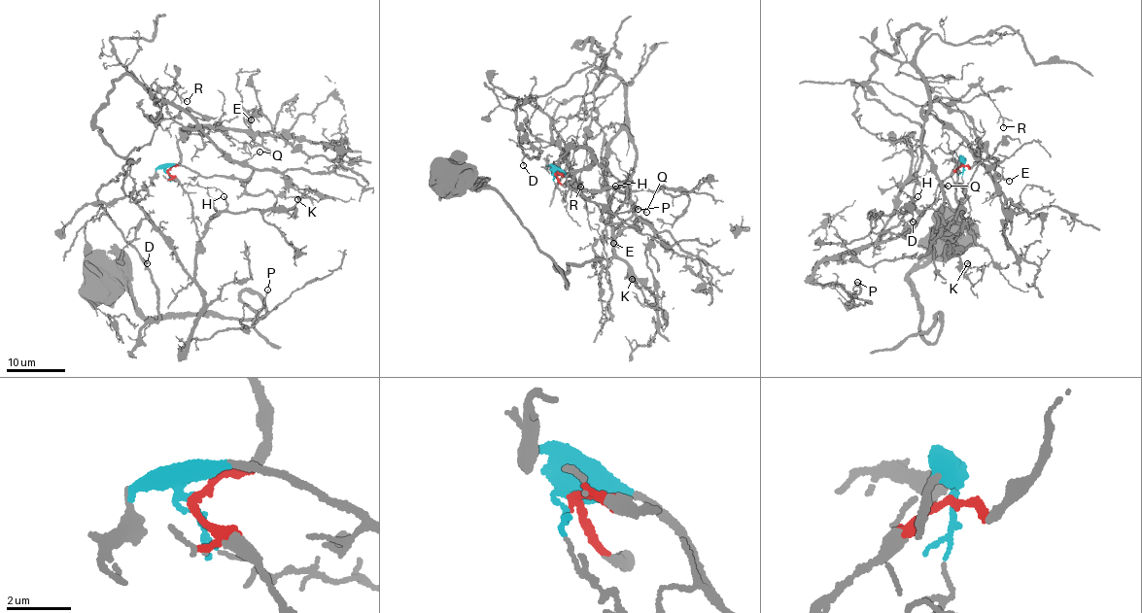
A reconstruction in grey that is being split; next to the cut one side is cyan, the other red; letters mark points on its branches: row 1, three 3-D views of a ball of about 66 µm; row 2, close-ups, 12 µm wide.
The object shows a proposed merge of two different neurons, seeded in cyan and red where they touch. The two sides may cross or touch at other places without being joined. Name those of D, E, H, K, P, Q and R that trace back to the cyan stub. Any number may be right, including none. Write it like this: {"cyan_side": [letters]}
{"cyan_side": ["D", "E", "K", "Q", "R"]}

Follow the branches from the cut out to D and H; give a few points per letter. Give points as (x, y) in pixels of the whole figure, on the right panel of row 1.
D: (963, 164), (956, 211), (923, 151), (926, 33), (914, 24), (861, 84), (923, 132), (912, 222)
H: (963, 164), (941, 182), (935, 202), (917, 224), (920, 215), (913, 207), (917, 197)

